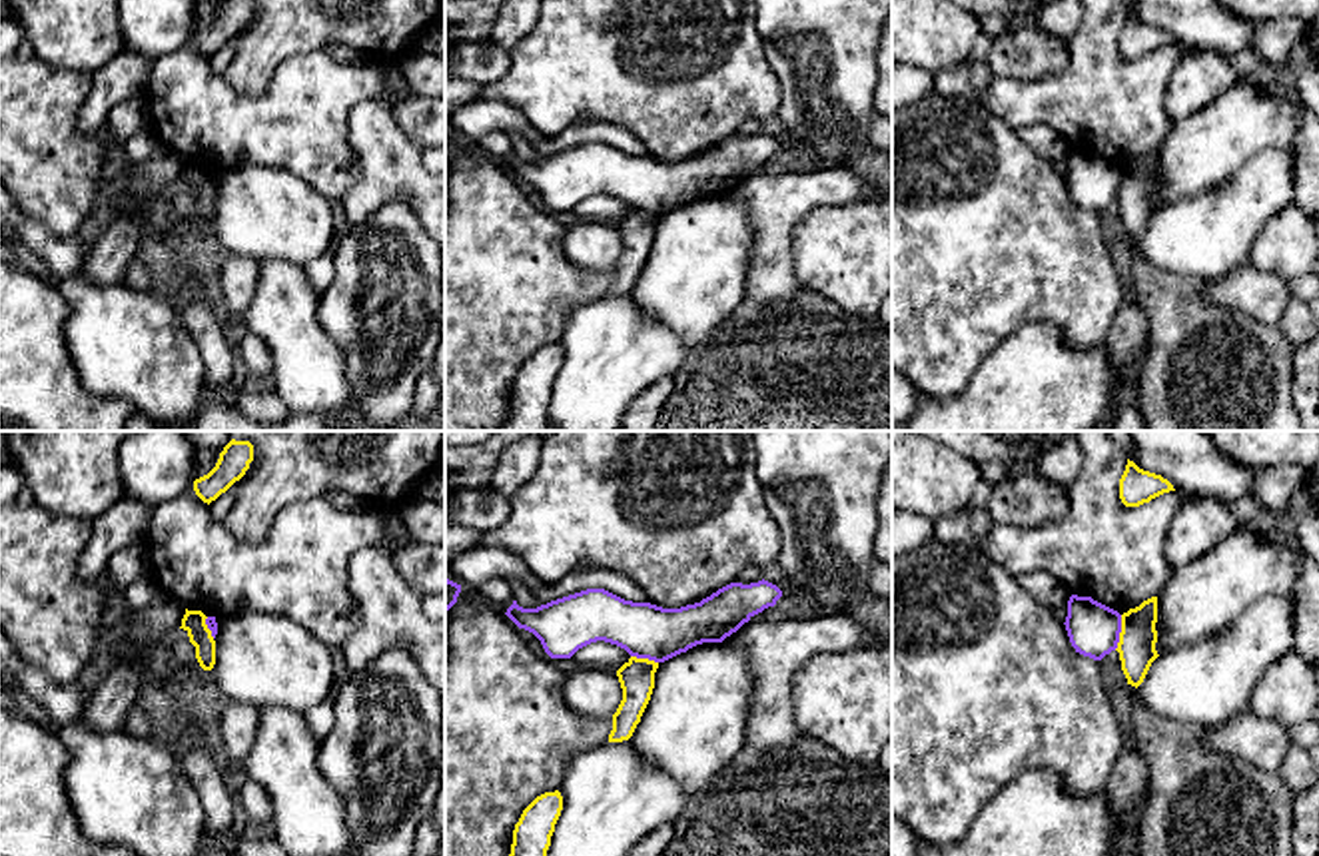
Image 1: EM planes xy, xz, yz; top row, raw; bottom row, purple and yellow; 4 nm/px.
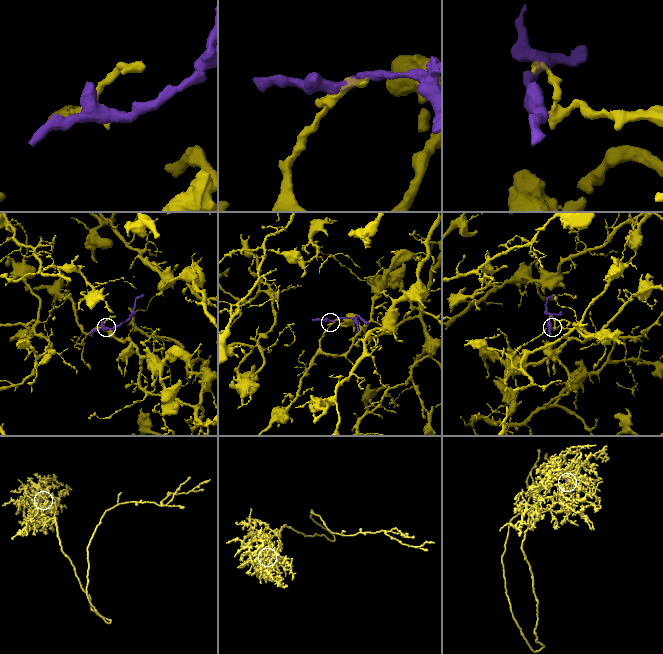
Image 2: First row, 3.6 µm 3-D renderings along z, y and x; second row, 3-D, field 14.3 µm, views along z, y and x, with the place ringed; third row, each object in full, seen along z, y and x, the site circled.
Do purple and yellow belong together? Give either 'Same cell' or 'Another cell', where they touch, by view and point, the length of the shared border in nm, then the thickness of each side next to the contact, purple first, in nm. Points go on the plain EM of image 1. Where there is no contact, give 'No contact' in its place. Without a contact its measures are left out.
Another cell. Touches purple at yz (1120, 184). Shared border 150 nm. Thickness 220 nm (purple) against 150 nm

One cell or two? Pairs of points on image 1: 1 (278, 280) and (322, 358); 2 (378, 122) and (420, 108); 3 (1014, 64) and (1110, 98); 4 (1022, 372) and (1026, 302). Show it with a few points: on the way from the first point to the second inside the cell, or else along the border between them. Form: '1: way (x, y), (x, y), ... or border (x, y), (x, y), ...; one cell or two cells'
1: way (282, 300), (286, 320), (302, 338); one cell
2: border (386, 106), (396, 124), (422, 148); two cells
3: border (1068, 40), (1062, 68), (1028, 80), (1000, 78); two cells
4: border (1068, 342), (1052, 326), (1020, 326), (988, 354); two cells

